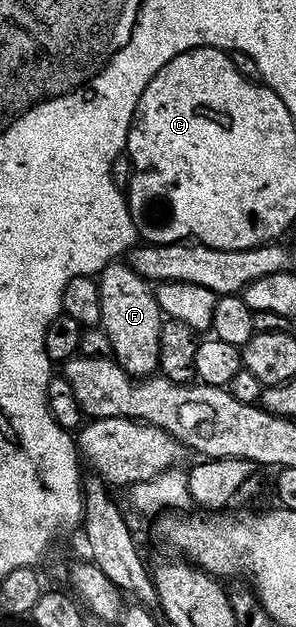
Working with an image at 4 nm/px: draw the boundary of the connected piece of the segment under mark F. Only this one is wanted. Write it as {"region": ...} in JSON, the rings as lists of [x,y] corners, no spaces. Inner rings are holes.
{"region":[[[130,264],[110,265],[102,270],[98,278],[99,302],[103,312],[101,325],[107,328],[110,352],[133,379],[154,378],[160,372],[159,345],[162,343],[165,315],[159,310],[159,301],[151,290],[154,288]]]}

